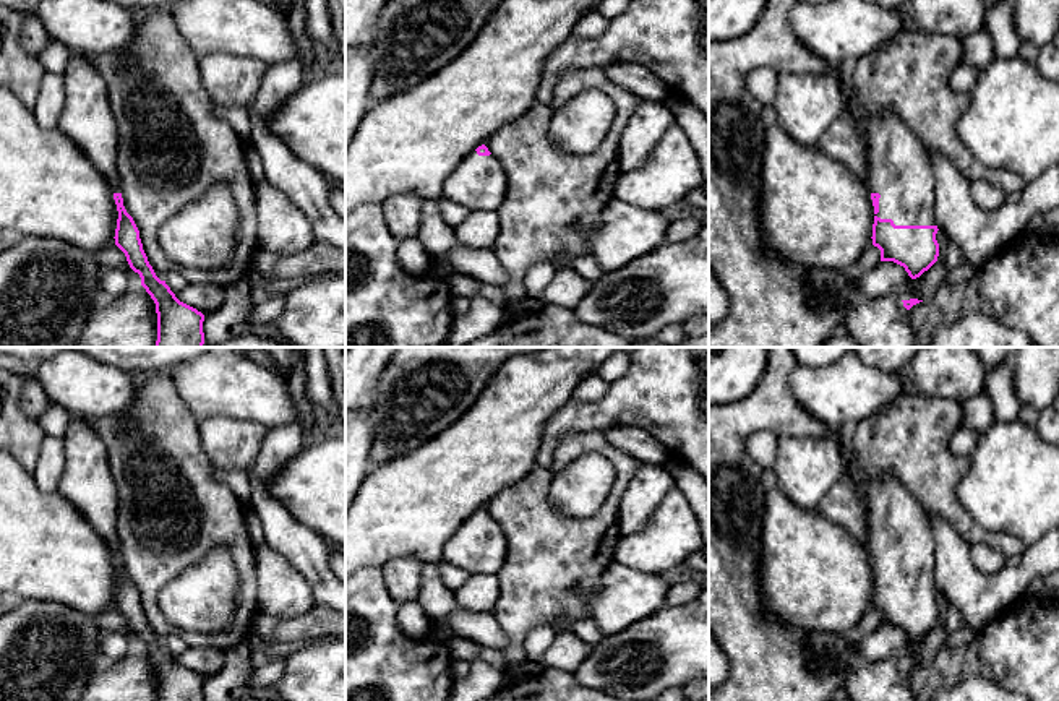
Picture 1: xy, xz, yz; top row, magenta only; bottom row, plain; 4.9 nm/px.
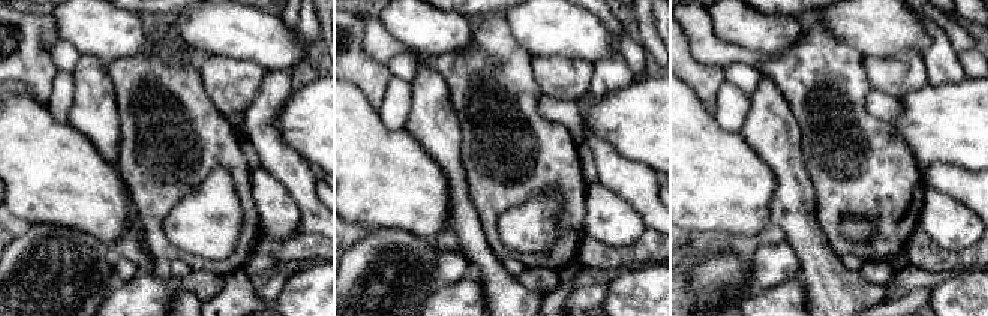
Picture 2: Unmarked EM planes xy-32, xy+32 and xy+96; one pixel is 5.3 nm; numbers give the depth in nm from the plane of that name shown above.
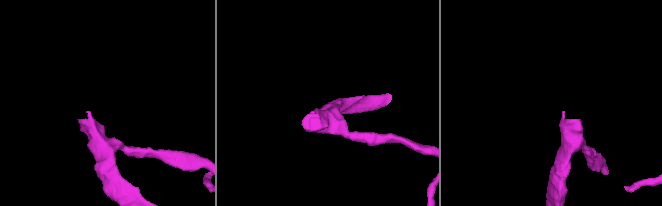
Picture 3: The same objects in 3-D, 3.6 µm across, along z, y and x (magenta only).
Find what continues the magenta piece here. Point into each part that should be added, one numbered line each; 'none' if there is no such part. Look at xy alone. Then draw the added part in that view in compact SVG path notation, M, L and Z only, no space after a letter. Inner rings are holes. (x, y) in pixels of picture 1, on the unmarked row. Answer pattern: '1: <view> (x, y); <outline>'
1: xy (86, 482); M71 417L65 433L65 471L58 492L84 516L120 557L117 540L118 495L112 479L107 448L91 422Z

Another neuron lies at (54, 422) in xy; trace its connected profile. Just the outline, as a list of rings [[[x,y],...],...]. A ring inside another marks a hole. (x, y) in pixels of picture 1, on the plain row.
[[[52,402],[50,407],[41,415],[39,424],[45,437],[65,440],[70,420],[71,415],[68,411]]]

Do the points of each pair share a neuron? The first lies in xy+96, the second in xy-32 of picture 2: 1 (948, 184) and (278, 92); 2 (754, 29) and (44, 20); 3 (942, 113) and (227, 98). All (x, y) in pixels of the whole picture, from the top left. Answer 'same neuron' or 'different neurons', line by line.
1: same neuron
2: different neurons
3: different neurons

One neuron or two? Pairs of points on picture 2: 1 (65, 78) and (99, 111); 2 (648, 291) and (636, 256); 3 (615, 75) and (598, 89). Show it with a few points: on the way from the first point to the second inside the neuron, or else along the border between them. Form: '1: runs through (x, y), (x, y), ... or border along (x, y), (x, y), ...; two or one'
1: border along (72, 74), (74, 102), (66, 120); two
2: border along (654, 262), (630, 268); two
3: runs through (610, 77), (603, 84); one

